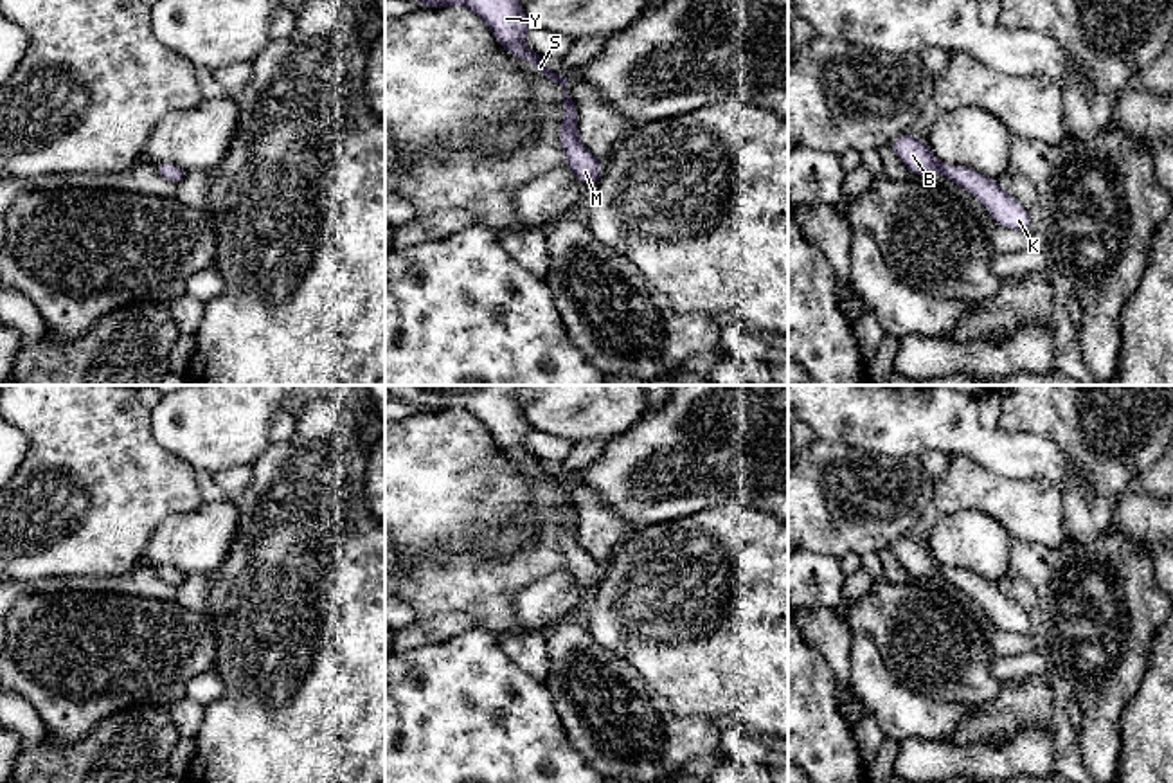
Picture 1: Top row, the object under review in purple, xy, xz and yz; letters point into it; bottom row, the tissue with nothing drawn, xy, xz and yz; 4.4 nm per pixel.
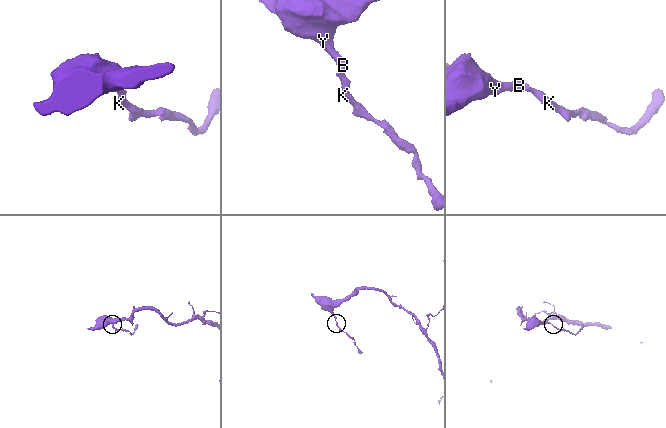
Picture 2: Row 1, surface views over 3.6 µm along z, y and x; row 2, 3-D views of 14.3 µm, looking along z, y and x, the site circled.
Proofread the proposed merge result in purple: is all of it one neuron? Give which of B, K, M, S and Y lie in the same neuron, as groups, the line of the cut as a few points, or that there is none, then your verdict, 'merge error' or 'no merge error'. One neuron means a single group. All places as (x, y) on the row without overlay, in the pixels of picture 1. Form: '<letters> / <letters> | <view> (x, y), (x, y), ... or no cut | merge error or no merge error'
B K M S Y | no cut | no merge error

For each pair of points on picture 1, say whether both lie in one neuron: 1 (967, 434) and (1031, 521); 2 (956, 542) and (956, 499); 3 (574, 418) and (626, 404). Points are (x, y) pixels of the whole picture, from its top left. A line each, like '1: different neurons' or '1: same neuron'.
1: different neurons
2: different neurons
3: same neuron

